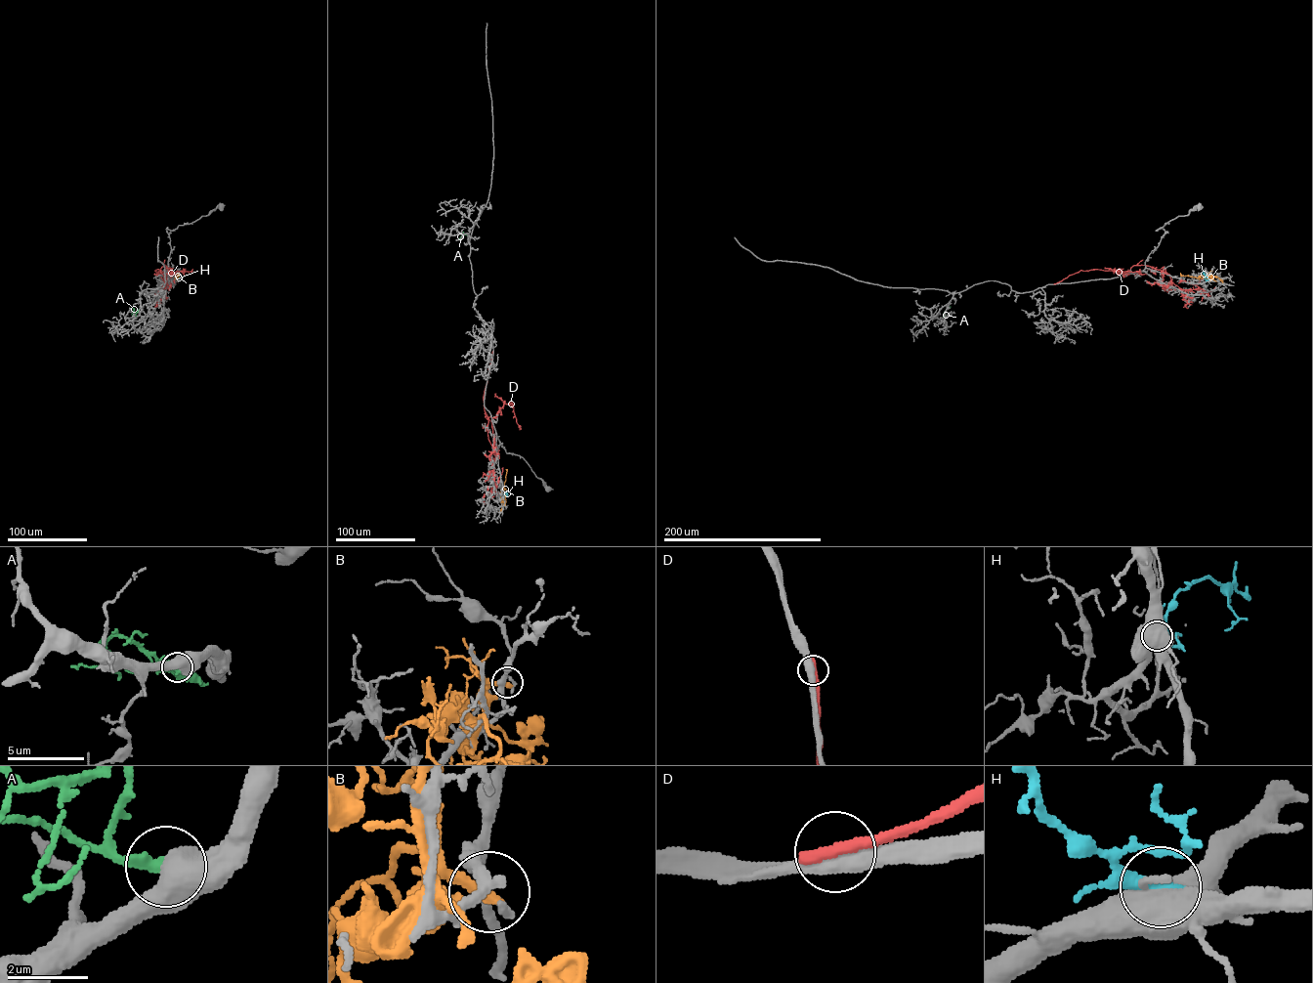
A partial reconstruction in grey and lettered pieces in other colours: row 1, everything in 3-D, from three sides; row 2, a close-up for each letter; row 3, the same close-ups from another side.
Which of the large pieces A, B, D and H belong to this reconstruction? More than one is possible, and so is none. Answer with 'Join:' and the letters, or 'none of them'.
Join: none of them

